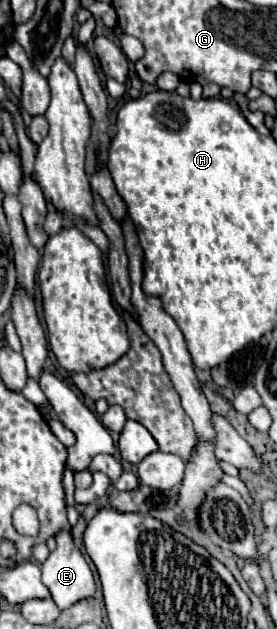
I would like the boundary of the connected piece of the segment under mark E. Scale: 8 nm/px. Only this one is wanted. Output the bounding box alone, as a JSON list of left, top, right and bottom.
[41,529,95,609]

